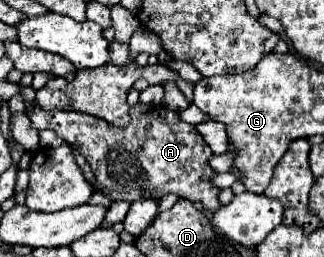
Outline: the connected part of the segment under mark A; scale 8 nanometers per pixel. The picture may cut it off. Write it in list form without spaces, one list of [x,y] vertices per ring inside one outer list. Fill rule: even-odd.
[[[34,103],[32,111],[26,111],[26,115],[34,129],[52,129],[74,147],[96,173],[94,189],[104,191],[114,201],[138,201],[176,193],[192,203],[202,203],[206,211],[216,211],[220,207],[220,189],[210,185],[210,177],[214,175],[208,165],[208,157],[212,155],[210,147],[196,133],[194,125],[184,123],[176,111],[164,105],[138,103],[130,107],[132,121],[122,129],[86,113],[44,111],[38,103]]]

